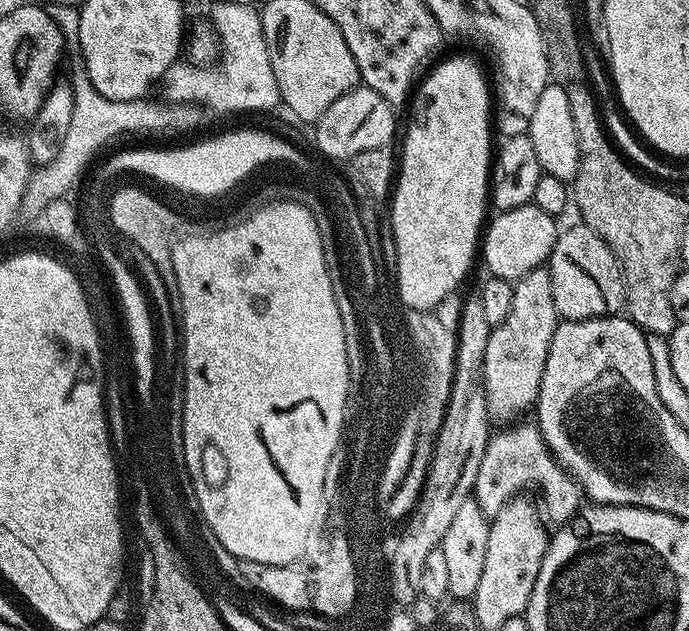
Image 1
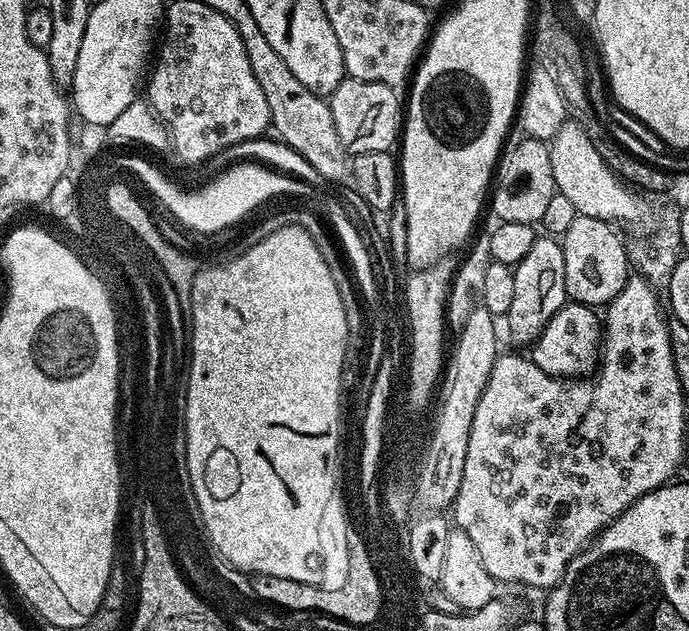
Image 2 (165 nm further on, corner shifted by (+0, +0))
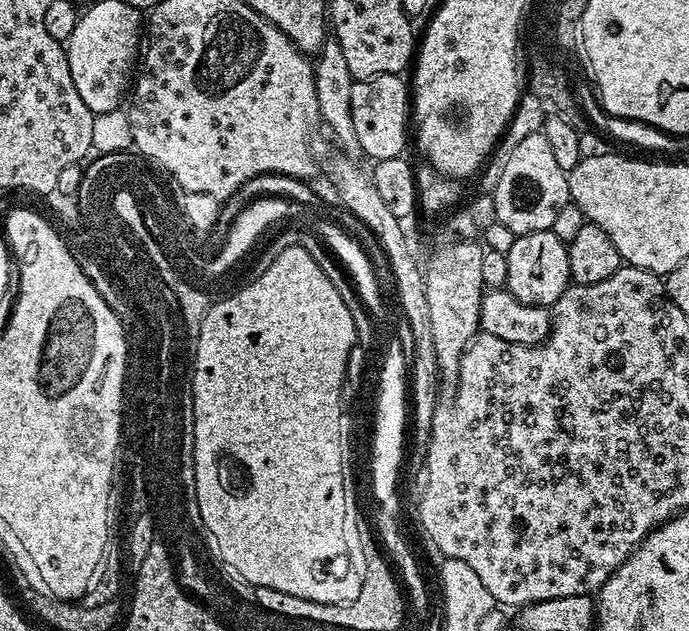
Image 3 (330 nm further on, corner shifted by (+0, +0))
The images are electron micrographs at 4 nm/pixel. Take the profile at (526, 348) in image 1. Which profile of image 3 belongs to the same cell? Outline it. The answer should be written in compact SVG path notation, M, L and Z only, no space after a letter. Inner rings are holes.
M551 230L547 232L531 232L525 236L517 236L514 246L510 246L508 254L508 282L506 291L514 294L518 302L533 304L539 308L551 309L562 298L562 294L570 286L570 262L568 261L568 245L560 240Z

